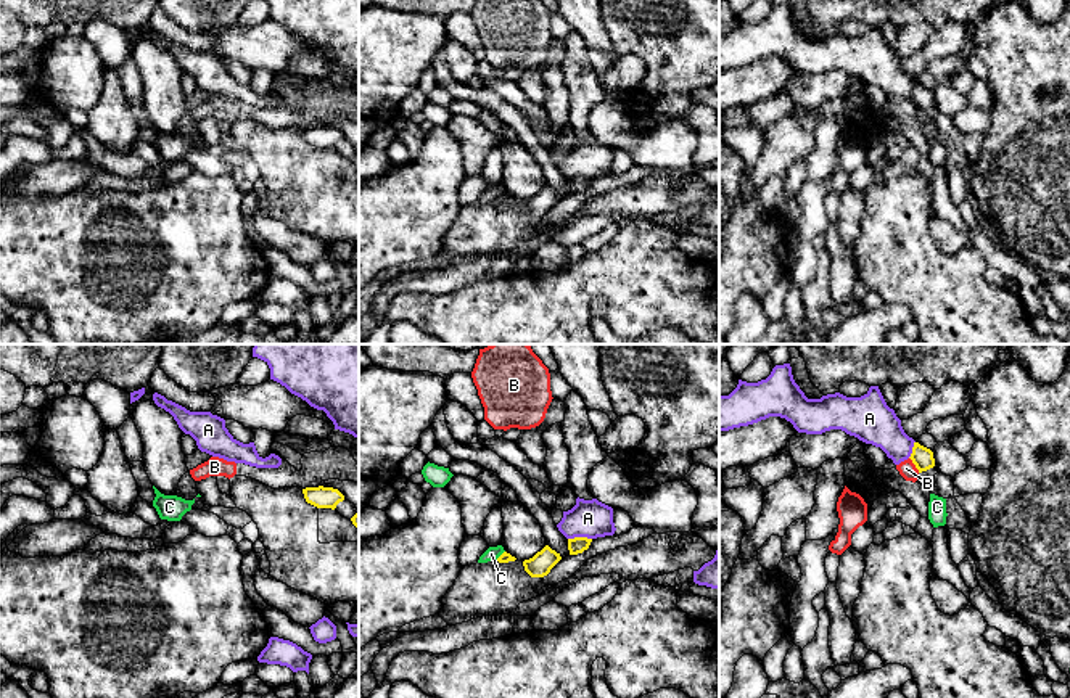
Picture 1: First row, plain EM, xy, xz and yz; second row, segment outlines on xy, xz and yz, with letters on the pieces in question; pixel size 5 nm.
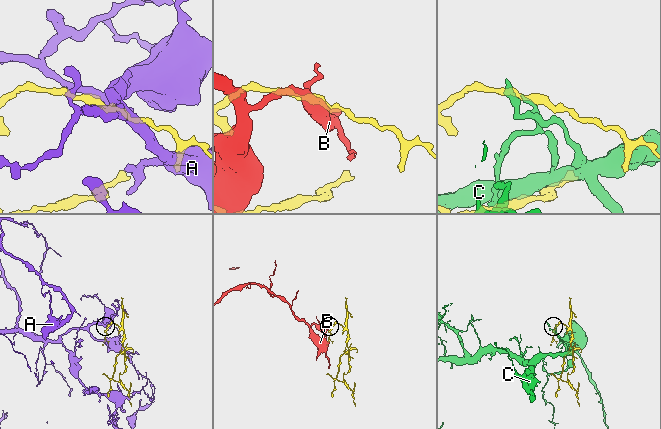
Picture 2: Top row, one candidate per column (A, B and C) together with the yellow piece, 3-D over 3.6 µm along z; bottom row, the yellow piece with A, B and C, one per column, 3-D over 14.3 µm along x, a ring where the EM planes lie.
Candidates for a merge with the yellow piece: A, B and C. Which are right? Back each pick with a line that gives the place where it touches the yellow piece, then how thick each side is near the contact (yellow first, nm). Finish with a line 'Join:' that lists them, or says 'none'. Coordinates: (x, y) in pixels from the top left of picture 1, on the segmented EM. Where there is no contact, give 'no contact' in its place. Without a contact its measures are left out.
Join: none

